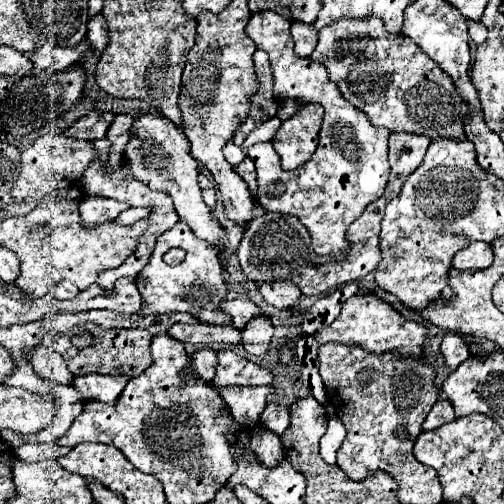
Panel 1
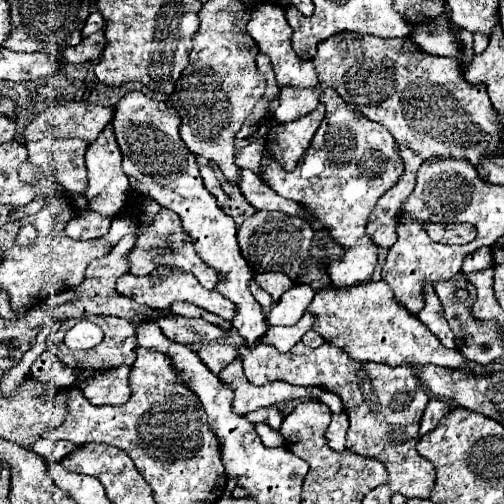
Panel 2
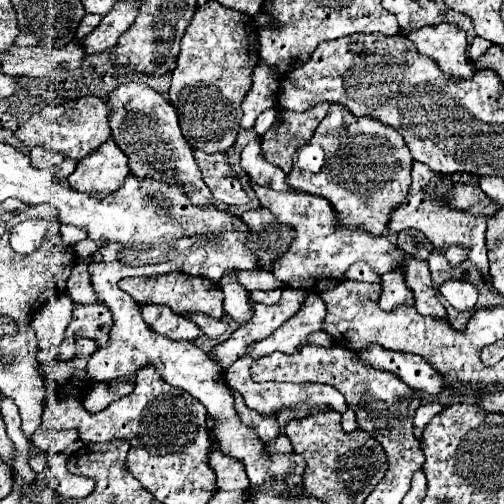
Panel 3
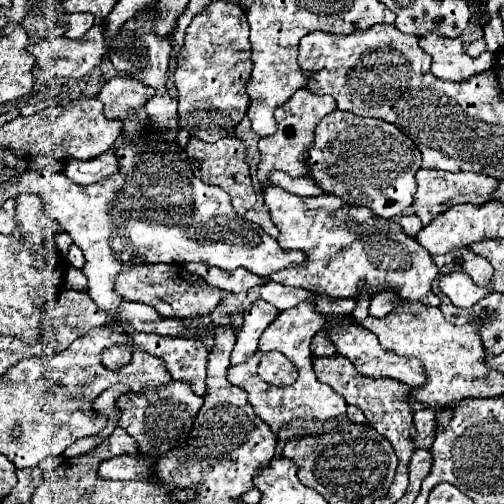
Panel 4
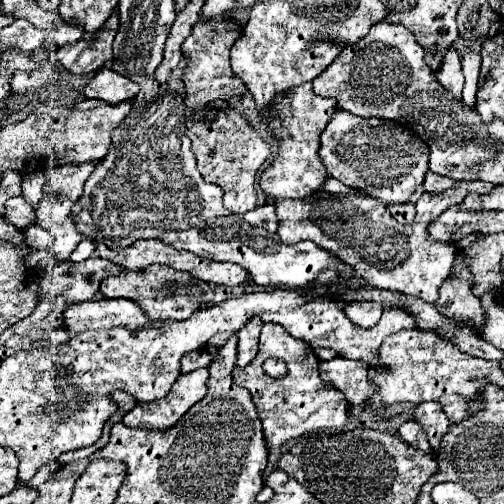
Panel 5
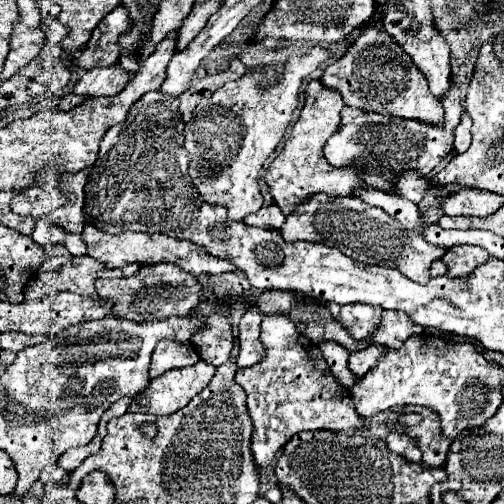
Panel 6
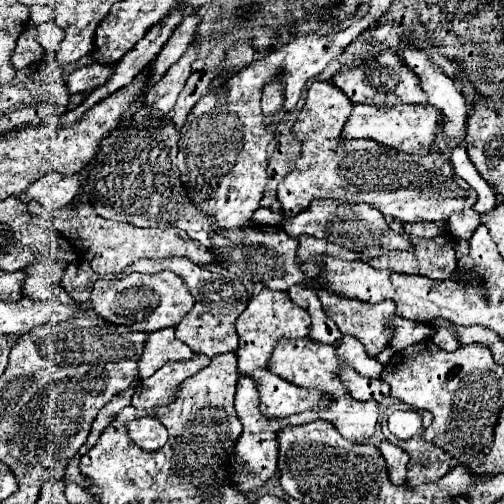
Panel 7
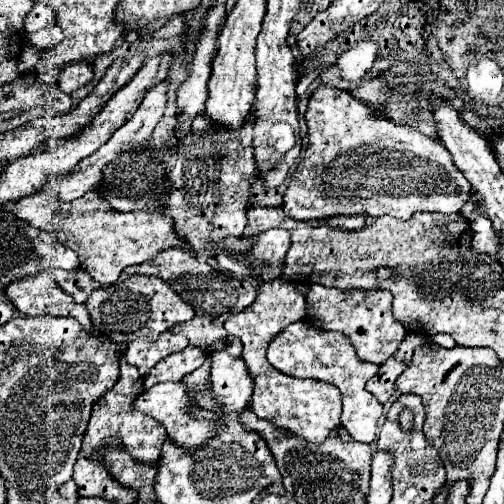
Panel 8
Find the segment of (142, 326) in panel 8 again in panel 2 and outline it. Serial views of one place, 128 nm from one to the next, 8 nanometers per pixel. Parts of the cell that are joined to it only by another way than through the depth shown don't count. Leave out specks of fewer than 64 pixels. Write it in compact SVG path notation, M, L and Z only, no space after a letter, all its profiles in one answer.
M172 272L170 276L158 280L156 276L134 276L134 274L124 274L120 280L118 280L118 292L122 296L128 296L128 298L134 298L138 304L146 304L148 308L154 308L154 310L166 310L170 308L172 302L190 302L194 306L200 306L224 320L232 320L234 312L236 312L236 304L232 304L232 300L220 296L220 292L214 292L214 290L206 290L200 286L200 282L196 280L194 274L188 274L188 272Z

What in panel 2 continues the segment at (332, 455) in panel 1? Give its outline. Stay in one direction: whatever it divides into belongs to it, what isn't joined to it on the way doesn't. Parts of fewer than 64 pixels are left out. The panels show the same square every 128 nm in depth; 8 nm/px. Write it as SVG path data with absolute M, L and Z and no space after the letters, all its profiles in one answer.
M344 412L332 414L332 422L326 430L326 442L334 452L346 450L346 432L348 432L348 416Z

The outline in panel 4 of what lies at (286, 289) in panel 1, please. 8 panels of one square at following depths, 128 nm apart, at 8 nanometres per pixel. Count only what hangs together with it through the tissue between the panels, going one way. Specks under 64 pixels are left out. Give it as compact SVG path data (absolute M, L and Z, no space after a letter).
M184 264L184 268L188 272L198 274L200 278L204 278L210 286L216 286L220 290L226 292L244 292L250 290L254 286L262 286L266 280L260 280L260 276L244 270L244 268L236 268L230 272L224 272L220 268L212 268L208 264Z

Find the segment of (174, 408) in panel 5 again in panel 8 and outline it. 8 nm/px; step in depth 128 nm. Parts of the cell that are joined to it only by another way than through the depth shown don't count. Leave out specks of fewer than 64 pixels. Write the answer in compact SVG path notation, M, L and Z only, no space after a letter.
M188 346L180 352L174 352L172 356L160 360L160 364L156 364L152 368L152 372L148 372L148 376L144 378L144 390L152 388L154 384L160 382L178 382L182 380L186 374L192 374L196 368L200 368L206 360L206 352L194 346Z

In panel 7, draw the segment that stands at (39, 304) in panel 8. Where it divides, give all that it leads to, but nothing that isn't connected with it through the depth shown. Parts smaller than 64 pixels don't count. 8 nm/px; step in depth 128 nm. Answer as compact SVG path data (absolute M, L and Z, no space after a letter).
M40 256L36 264L26 268L26 280L22 294L32 300L60 300L62 304L72 304L74 300L62 290L60 278L64 274L66 262L54 256Z

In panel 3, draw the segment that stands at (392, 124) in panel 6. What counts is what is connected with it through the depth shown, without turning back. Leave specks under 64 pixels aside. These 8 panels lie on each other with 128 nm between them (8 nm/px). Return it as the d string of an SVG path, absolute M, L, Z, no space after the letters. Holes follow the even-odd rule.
M454 24L424 26L410 32L408 38L420 54L434 58L444 72L448 70L458 78L470 78L474 74L474 62L466 58L466 34ZM334 102L330 104L330 110L316 128L314 136L296 152L296 160L292 172L286 176L286 184L298 192L328 198L340 226L362 228L372 236L380 236L386 234L390 212L402 204L402 200L410 190L410 170L412 170L412 154L404 144L402 136L394 128L388 128L386 124L372 118L356 118L354 114L348 112L348 108Z

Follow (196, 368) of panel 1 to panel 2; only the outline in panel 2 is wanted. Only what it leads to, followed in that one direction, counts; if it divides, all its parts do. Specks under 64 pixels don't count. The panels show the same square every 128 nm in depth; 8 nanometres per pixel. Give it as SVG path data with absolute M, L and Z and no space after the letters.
M208 344L202 346L196 354L212 374L220 374L220 370L224 370L236 358L236 350L238 350L236 346L228 344Z

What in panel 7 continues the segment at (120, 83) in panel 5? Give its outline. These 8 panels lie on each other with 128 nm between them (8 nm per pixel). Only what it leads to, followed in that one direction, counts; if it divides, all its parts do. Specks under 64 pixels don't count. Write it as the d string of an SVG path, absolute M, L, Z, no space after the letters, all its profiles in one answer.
M90 64L86 68L78 68L72 72L66 80L68 92L78 94L78 92L92 92L106 84L106 80L114 74L114 66L102 66L102 64Z

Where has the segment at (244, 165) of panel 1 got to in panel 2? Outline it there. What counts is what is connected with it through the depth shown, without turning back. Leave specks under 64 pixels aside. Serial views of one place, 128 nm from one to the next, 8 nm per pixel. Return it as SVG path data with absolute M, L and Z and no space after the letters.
M242 170L242 180L240 180L240 192L244 194L244 198L248 200L248 204L252 204L256 210L280 210L284 214L290 216L302 216L308 222L312 222L306 214L306 210L286 198L280 198L274 190L270 190L264 182L260 182L258 174L254 174L252 170Z

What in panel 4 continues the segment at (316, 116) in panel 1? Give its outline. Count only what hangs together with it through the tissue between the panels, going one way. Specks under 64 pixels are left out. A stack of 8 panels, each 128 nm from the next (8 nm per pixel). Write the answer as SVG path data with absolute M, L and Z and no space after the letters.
M300 88L284 106L276 108L274 116L278 122L278 130L272 136L260 138L258 142L258 152L260 152L260 162L258 162L258 180L266 188L268 186L268 174L272 170L282 170L290 176L308 176L308 166L304 162L304 152L310 148L312 138L314 138L314 128L318 122L330 114L336 108L336 102L332 96L316 96L306 88Z

